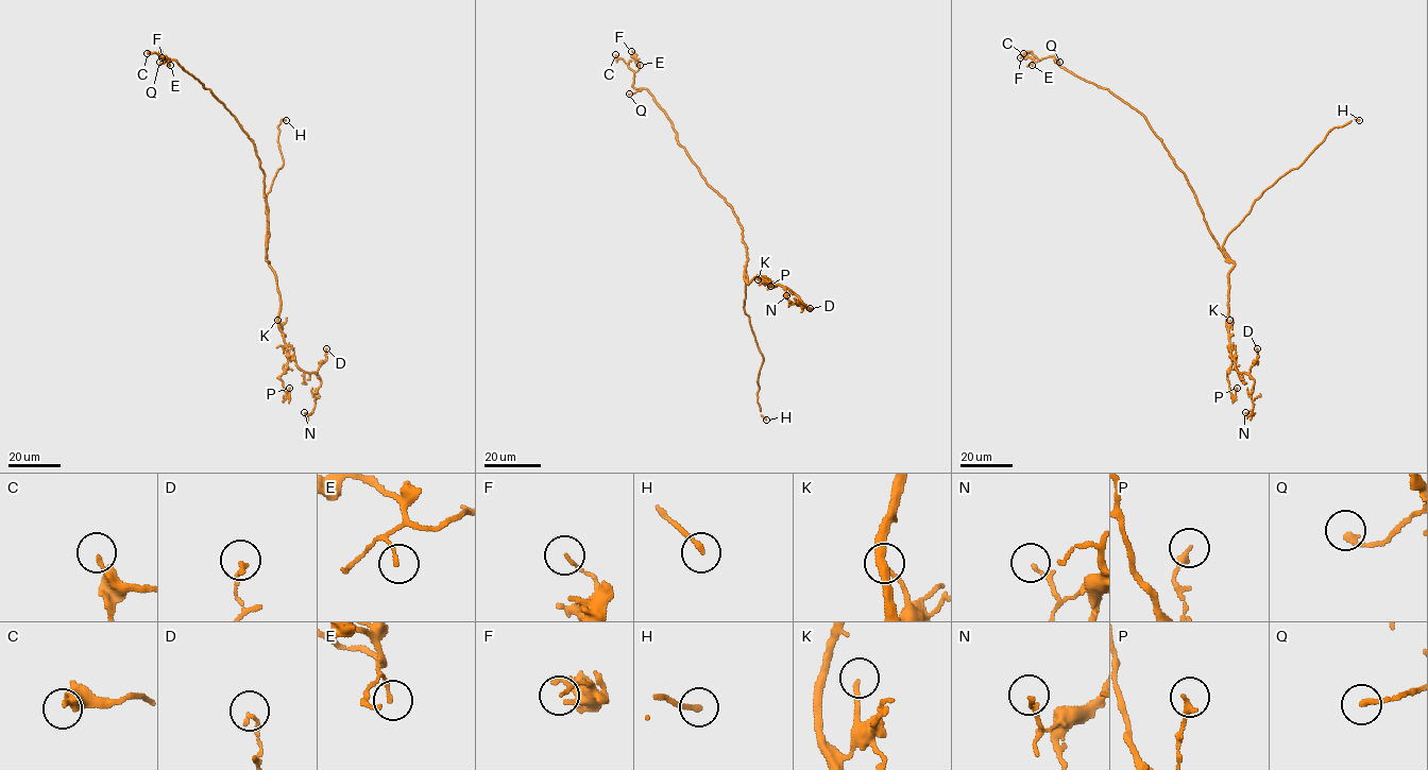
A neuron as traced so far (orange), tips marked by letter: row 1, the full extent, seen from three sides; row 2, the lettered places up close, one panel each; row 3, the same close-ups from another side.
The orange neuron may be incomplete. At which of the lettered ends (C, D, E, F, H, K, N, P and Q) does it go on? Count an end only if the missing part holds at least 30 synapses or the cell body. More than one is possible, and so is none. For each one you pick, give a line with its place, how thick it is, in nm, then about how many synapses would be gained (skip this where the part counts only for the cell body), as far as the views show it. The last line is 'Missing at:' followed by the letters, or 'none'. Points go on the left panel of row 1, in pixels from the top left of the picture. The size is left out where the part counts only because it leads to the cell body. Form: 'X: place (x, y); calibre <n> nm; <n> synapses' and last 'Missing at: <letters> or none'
H: place (286, 120); calibre 190 nm
Missing at: H

